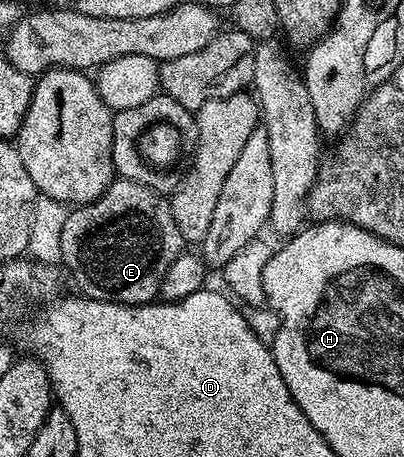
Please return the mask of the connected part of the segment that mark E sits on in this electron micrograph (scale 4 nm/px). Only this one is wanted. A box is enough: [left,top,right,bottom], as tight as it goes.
[61,177,185,306]

